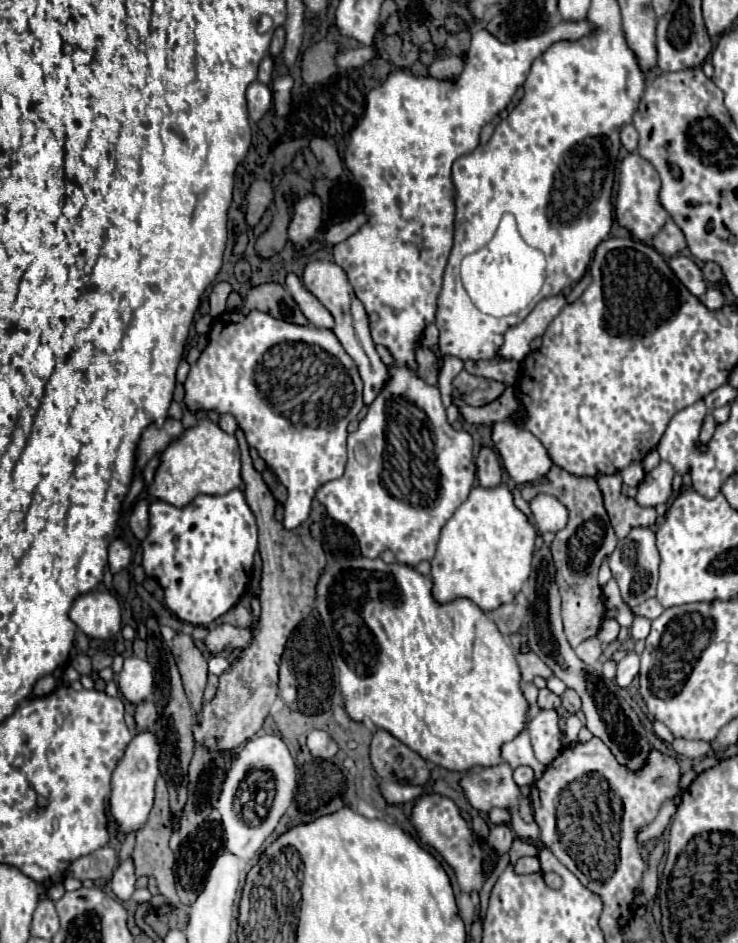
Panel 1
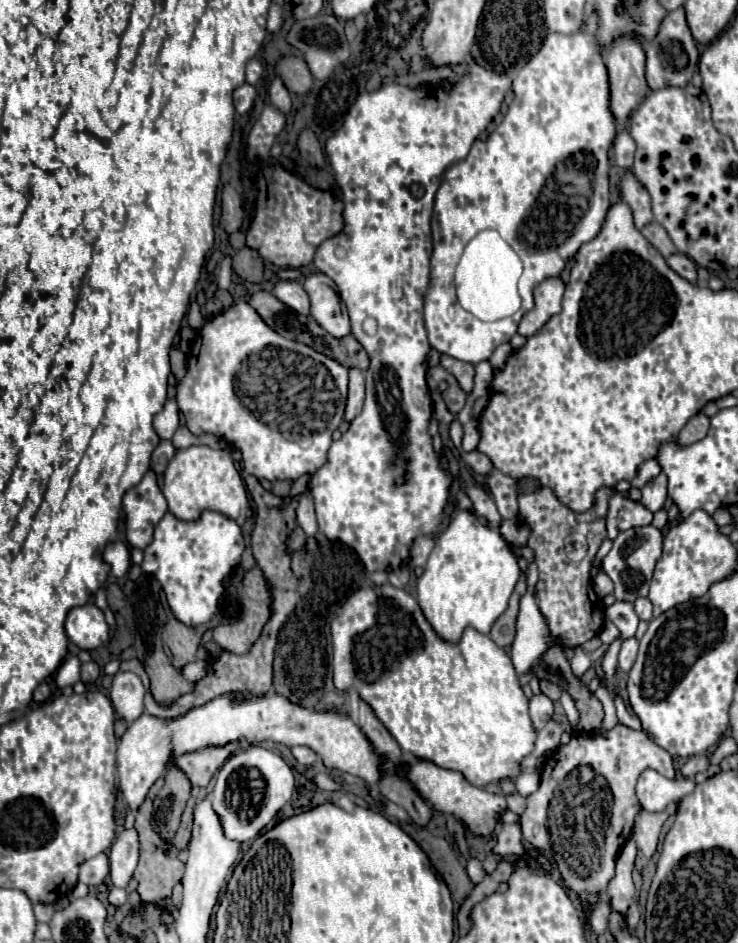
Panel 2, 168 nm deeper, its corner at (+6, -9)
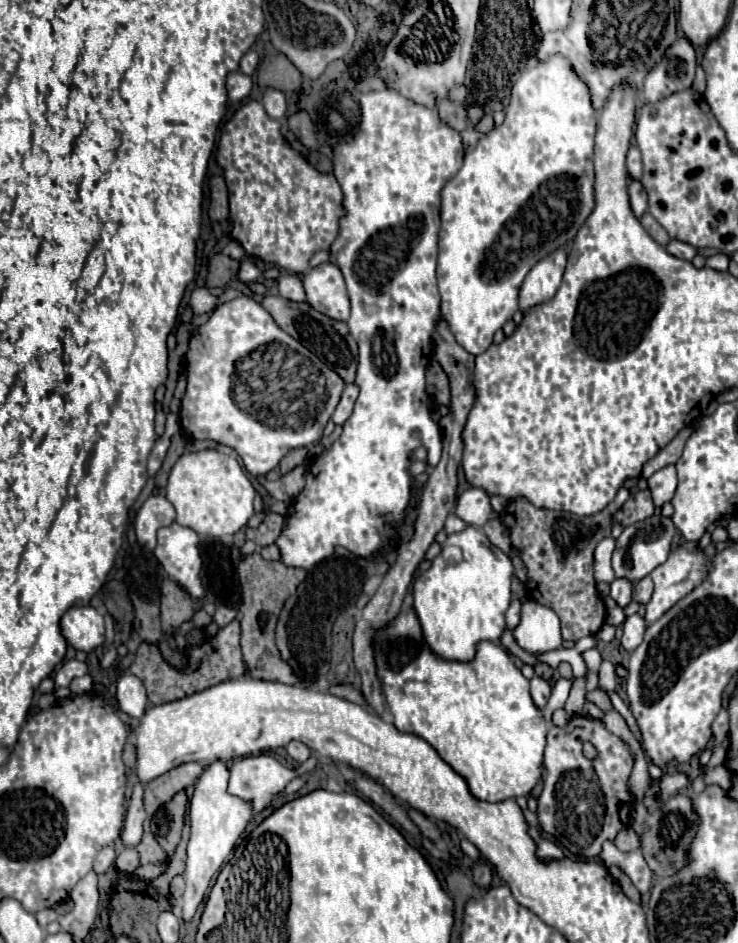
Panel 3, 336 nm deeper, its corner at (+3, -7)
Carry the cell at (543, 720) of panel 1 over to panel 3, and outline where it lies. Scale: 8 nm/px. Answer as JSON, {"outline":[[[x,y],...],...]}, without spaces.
{"outline":[[[533,677],[531,679],[531,699],[537,705],[537,709],[543,709],[547,705],[549,695],[551,695],[551,685],[541,677]]]}

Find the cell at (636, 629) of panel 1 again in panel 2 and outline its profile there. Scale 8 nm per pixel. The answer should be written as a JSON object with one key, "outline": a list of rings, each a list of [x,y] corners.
{"outline":[[[614,601],[606,609],[606,619],[612,621],[620,629],[622,639],[632,637],[636,633],[638,621],[640,621],[638,615],[636,615],[636,611],[634,611],[634,605],[632,603],[620,603],[620,601]]]}

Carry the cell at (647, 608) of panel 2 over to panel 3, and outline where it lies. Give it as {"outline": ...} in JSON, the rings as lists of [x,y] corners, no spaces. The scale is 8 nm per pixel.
{"outline":[[[645,577],[643,581],[639,581],[635,587],[633,587],[633,599],[639,603],[639,605],[647,605],[651,601],[651,593],[653,593],[653,581],[649,577]]]}

